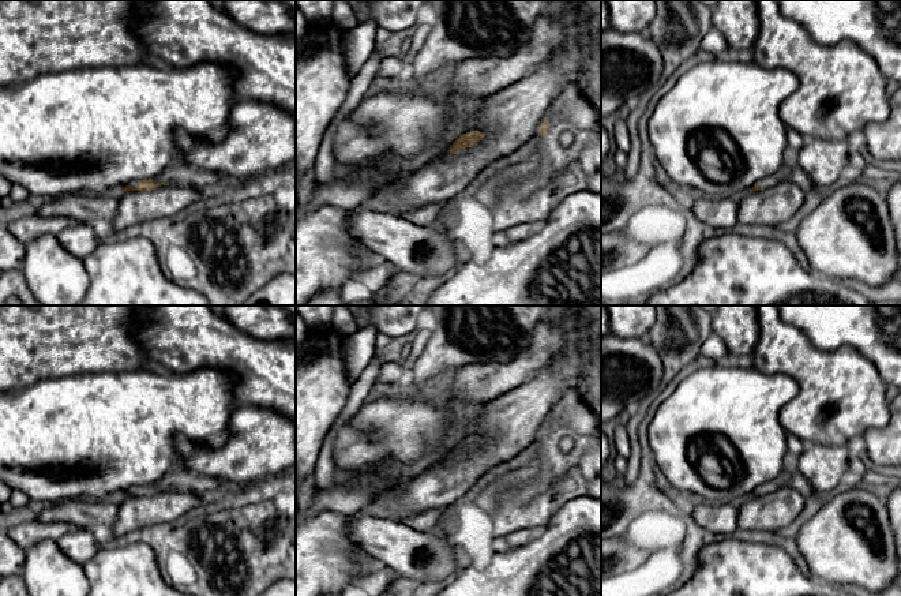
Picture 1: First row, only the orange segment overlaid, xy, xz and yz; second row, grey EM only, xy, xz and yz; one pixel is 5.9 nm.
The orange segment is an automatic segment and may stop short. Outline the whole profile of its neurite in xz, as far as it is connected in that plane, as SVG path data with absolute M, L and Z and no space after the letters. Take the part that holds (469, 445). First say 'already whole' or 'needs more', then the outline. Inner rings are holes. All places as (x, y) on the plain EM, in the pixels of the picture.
already whole; M472 436L461 441L453 450L450 450L450 458L457 460L459 456L465 453L476 451L483 443L485 442L484 438Z

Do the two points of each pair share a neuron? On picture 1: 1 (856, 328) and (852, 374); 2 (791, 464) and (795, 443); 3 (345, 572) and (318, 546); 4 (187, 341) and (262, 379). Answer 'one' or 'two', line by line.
1: two
2: one
3: one
4: one

